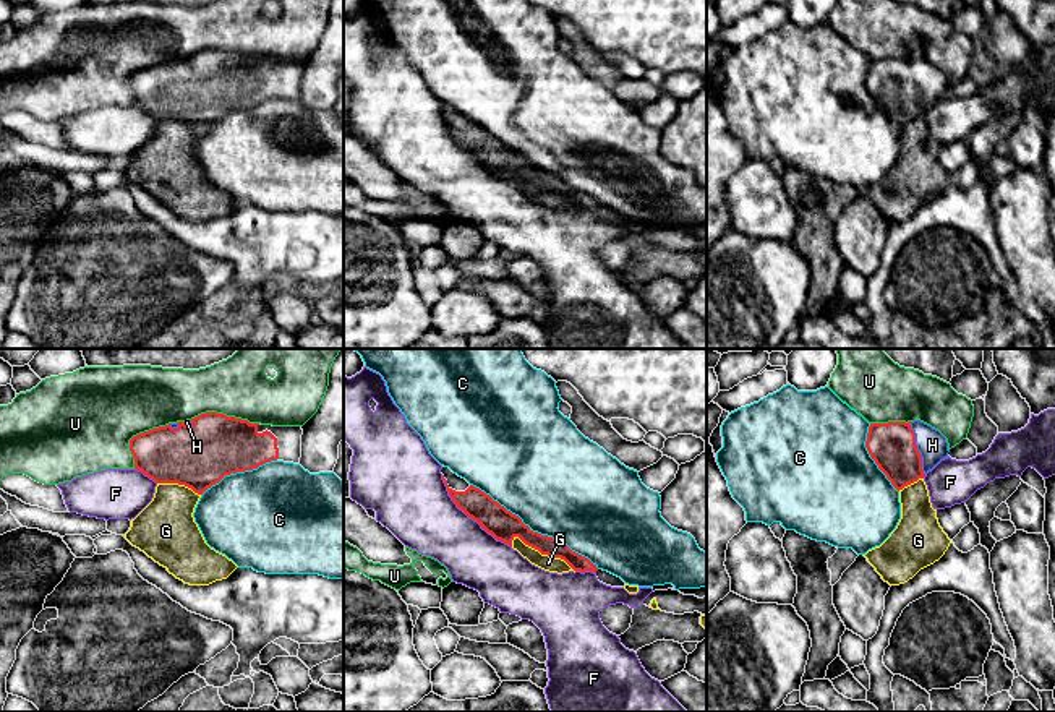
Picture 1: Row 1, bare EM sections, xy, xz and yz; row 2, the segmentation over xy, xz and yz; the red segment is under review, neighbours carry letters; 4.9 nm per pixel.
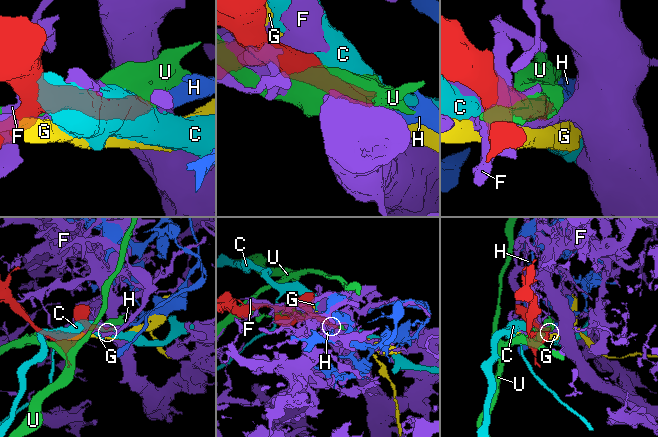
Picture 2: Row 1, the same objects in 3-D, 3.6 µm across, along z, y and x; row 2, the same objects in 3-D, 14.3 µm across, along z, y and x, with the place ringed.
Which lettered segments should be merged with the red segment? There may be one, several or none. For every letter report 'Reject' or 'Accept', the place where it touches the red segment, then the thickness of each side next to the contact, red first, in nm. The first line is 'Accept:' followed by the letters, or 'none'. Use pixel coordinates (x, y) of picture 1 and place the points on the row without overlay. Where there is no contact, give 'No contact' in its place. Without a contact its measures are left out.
Accept: H
C: Reject. Touches red at xz (535, 169). Thickness 150 nm (red) against 480 nm
F: Reject. Touches red at xz (469, 153). Thickness 150 nm (red) against 340 nm
G: Reject. Touches red at xz (543, 190). Thickness 150 nm (red) against 80 nm
H: Accept. Touches red at yz (916, 85). Thickness 220 nm (red) against 150 nm
U: Reject. Touches red at xy (222, 51). Thickness 320 nm (red) against 280 nm

